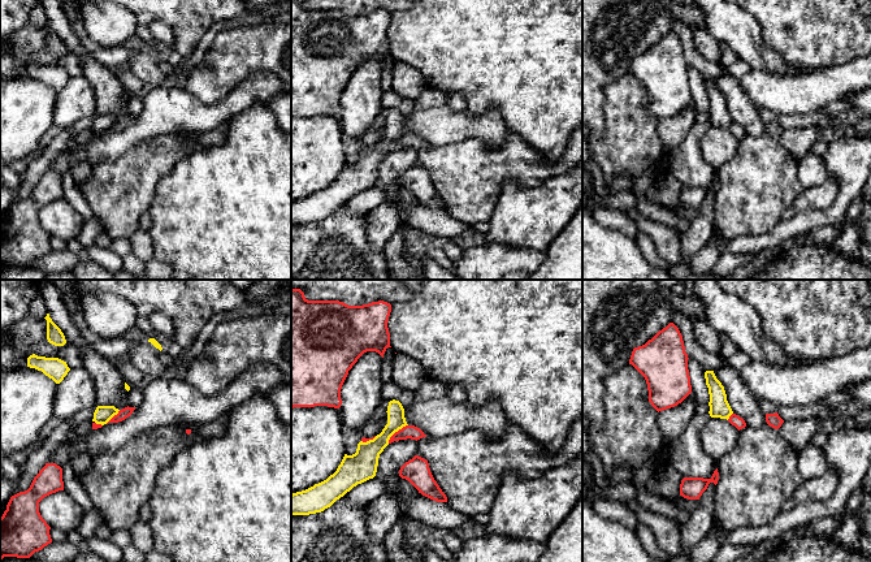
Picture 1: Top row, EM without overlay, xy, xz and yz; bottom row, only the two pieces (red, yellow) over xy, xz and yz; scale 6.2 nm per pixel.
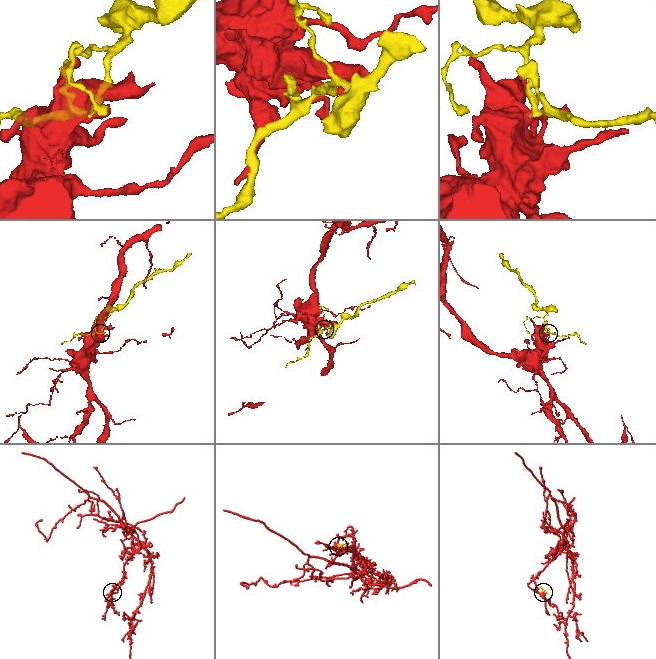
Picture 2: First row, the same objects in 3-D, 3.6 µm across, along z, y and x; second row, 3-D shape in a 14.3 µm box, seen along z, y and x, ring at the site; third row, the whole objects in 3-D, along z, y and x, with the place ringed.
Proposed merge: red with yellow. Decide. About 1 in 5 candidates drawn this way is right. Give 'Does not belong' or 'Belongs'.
Does not belong

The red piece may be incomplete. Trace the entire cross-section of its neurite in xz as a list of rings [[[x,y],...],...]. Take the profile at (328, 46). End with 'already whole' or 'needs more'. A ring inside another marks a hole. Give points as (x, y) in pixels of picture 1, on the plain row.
[[[291,0],[291,117],[294,116],[315,116],[328,114],[339,117],[342,113],[341,98],[348,83],[348,79],[358,70],[358,68],[367,60],[376,60],[382,66],[387,56],[390,55],[390,42],[387,36],[389,25],[391,21],[391,13],[384,9],[372,10],[363,14],[348,14],[339,9],[308,9],[303,0]]] | already whole

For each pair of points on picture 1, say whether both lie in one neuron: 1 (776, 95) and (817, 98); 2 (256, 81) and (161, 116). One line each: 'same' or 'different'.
1: same
2: same

